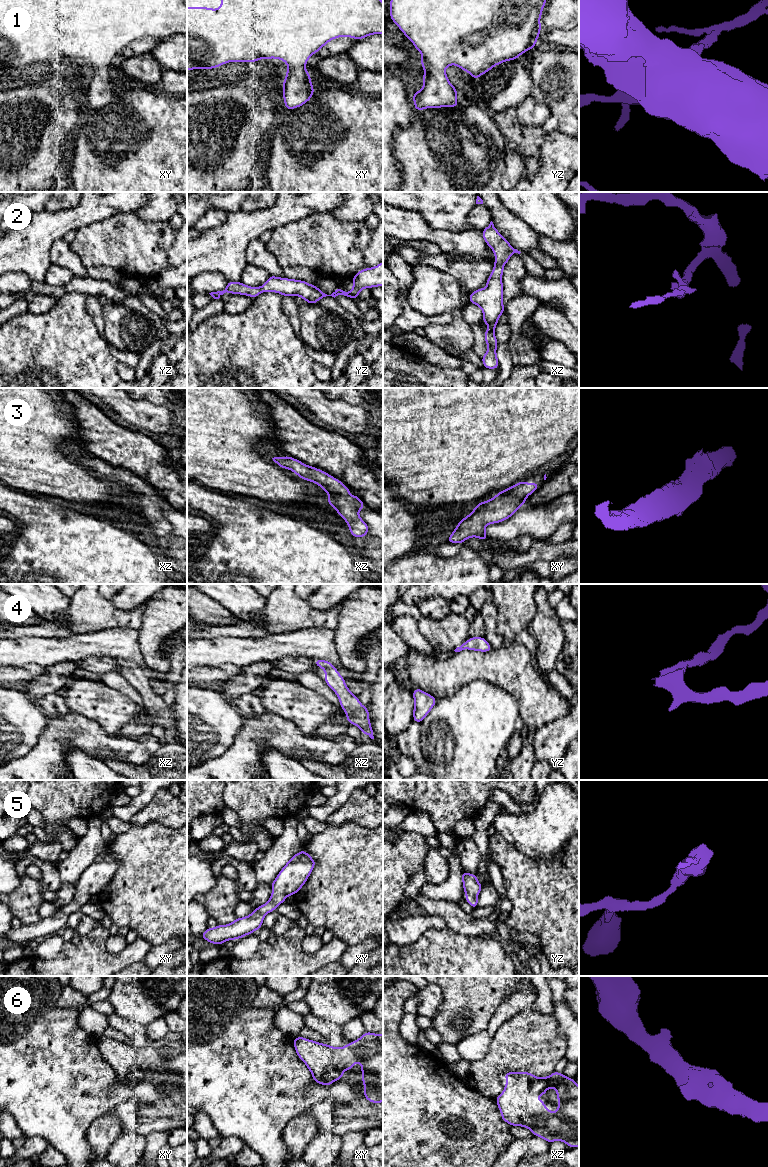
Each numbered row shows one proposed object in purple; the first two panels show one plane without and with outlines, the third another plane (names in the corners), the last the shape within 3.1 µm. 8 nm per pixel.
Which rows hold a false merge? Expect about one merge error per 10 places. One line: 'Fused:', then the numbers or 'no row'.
Fused: no row

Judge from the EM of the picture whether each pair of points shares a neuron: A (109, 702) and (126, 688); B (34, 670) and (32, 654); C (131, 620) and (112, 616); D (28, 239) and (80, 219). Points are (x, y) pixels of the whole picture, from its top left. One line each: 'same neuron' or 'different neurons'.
A: different neurons
B: different neurons
C: same neuron
D: same neuron

